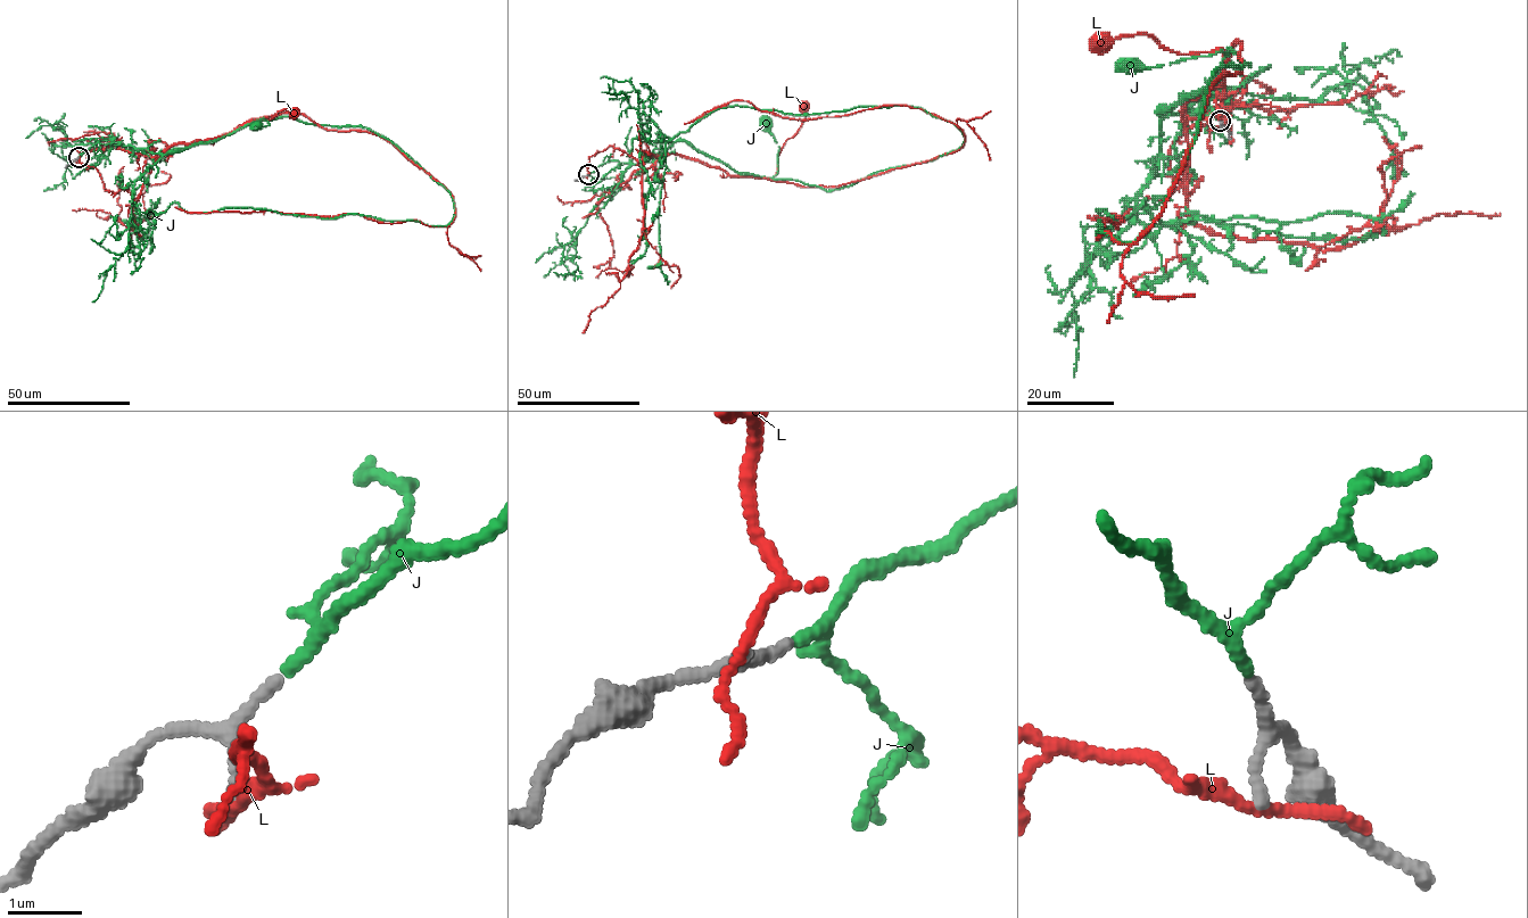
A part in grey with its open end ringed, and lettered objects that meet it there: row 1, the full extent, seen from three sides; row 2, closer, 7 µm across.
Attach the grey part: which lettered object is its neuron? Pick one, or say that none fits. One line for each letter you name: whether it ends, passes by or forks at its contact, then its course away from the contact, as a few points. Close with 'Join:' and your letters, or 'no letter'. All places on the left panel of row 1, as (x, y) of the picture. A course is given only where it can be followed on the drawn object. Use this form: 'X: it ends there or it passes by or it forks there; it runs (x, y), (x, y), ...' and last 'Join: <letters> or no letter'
J: it passes by; it runs (79, 156), (97, 143), (120, 141), (153, 152), (176, 152), (267, 118), (269, 124), (255, 126)
Join: J

